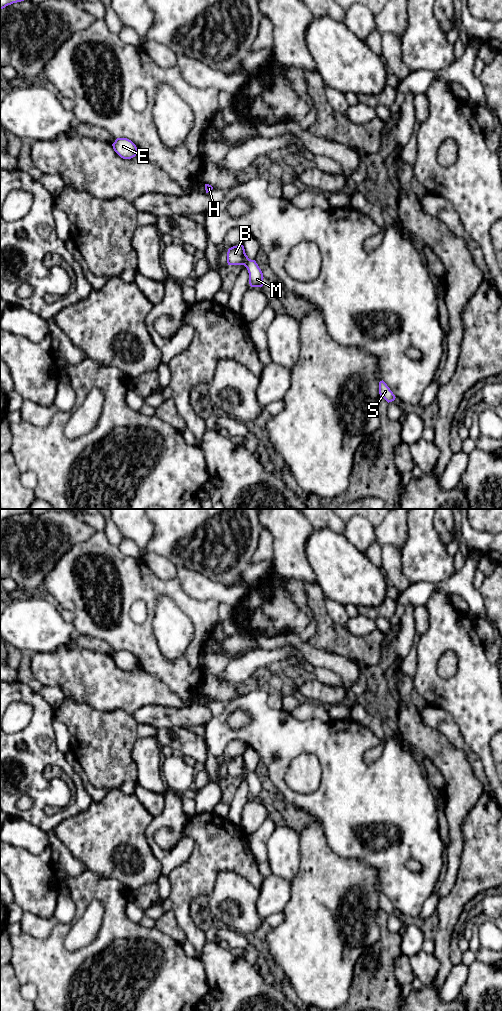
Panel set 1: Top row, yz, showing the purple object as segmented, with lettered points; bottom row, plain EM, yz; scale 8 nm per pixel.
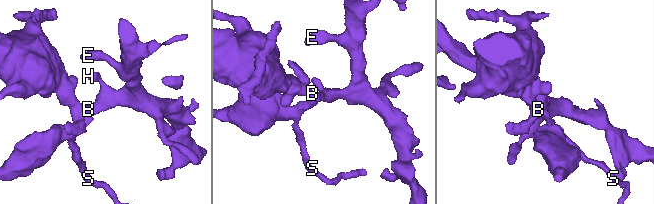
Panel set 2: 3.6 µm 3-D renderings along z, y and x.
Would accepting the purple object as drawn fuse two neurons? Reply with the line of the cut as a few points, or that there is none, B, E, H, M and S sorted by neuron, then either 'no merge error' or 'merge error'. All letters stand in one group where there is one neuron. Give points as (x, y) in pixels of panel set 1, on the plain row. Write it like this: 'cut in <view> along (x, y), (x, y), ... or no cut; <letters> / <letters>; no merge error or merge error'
no cut; B E H M S; no merge error

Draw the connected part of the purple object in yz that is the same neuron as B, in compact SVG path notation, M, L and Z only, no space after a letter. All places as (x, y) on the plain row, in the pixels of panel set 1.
M242 756L233 758L227 764L228 777L244 777L249 785L249 796L251 799L263 798L263 785L255 772L251 772L245 765Z

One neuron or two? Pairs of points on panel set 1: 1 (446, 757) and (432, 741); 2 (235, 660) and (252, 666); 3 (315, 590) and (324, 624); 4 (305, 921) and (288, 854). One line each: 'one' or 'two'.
1: one
2: one
3: one
4: two

